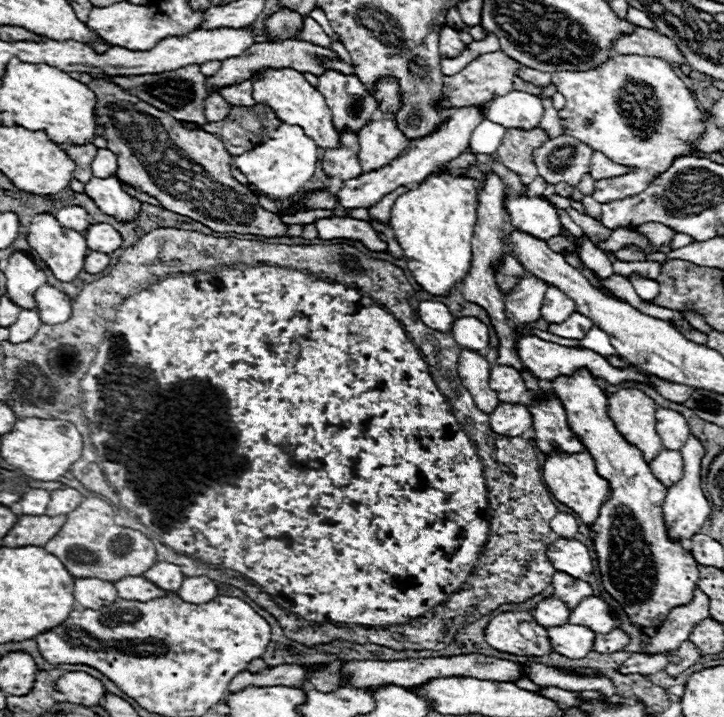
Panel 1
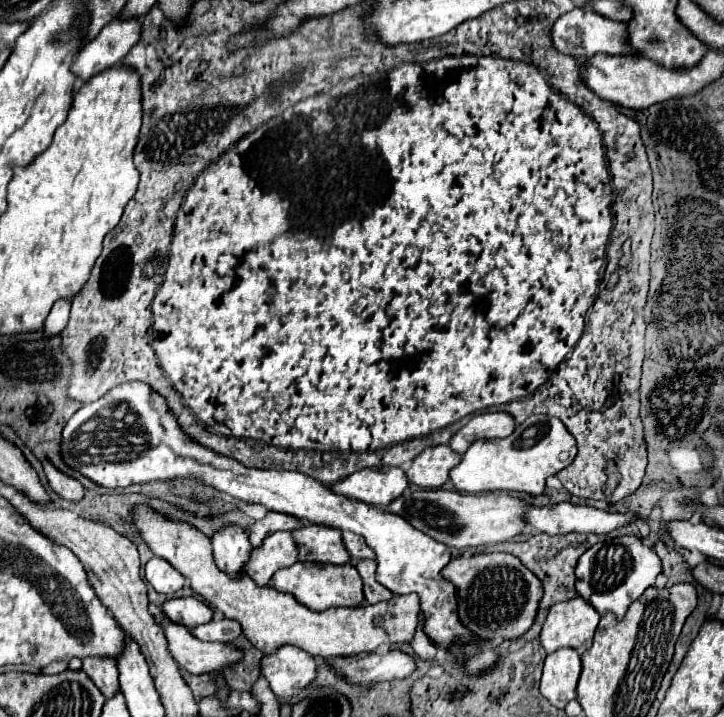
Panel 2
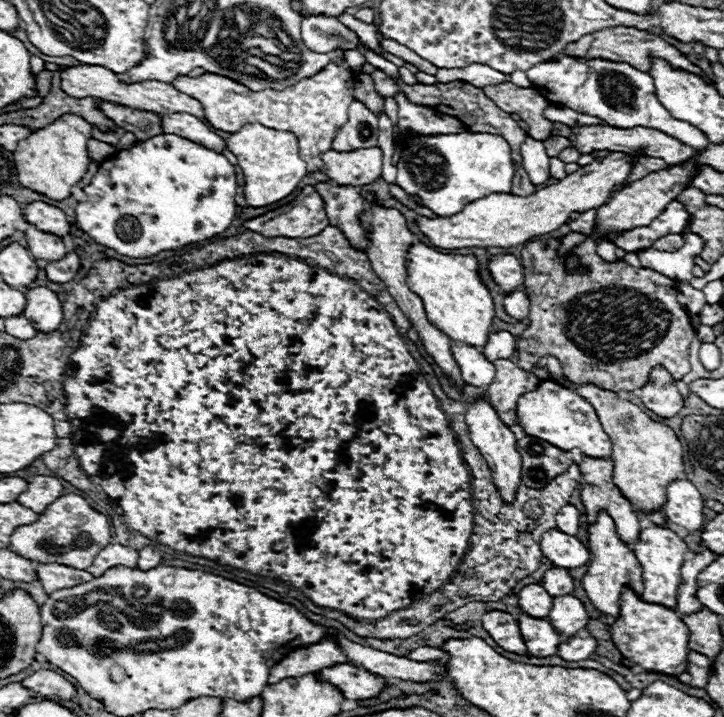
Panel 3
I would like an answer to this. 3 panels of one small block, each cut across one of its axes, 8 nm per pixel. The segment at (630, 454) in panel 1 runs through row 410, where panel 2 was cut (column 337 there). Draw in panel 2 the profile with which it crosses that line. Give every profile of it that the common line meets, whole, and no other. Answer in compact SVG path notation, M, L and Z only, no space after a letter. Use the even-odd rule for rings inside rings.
M296 562L294 566L282 568L272 576L272 586L280 592L292 594L300 604L310 610L322 612L334 606L360 606L364 602L362 596L362 580L352 564L330 566L330 564L304 564Z

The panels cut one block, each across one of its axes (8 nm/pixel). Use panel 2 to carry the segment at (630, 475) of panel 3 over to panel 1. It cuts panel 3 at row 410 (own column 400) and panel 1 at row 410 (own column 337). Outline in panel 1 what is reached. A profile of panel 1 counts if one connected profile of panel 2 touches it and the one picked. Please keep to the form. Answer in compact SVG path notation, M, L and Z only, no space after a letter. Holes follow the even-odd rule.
M622 388L614 394L608 396L608 416L614 420L618 432L632 444L636 446L644 456L646 460L650 462L660 450L664 450L662 446L662 440L658 438L656 434L656 404L650 396L646 396L642 390L638 388Z

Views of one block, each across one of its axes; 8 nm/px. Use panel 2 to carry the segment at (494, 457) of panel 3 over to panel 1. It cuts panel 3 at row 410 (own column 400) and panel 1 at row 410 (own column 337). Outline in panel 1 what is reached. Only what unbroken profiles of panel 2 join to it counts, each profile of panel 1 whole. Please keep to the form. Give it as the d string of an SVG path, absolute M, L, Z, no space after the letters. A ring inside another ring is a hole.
M462 350L458 360L458 376L480 410L490 414L498 406L500 400L488 384L490 364L482 354L474 350Z

